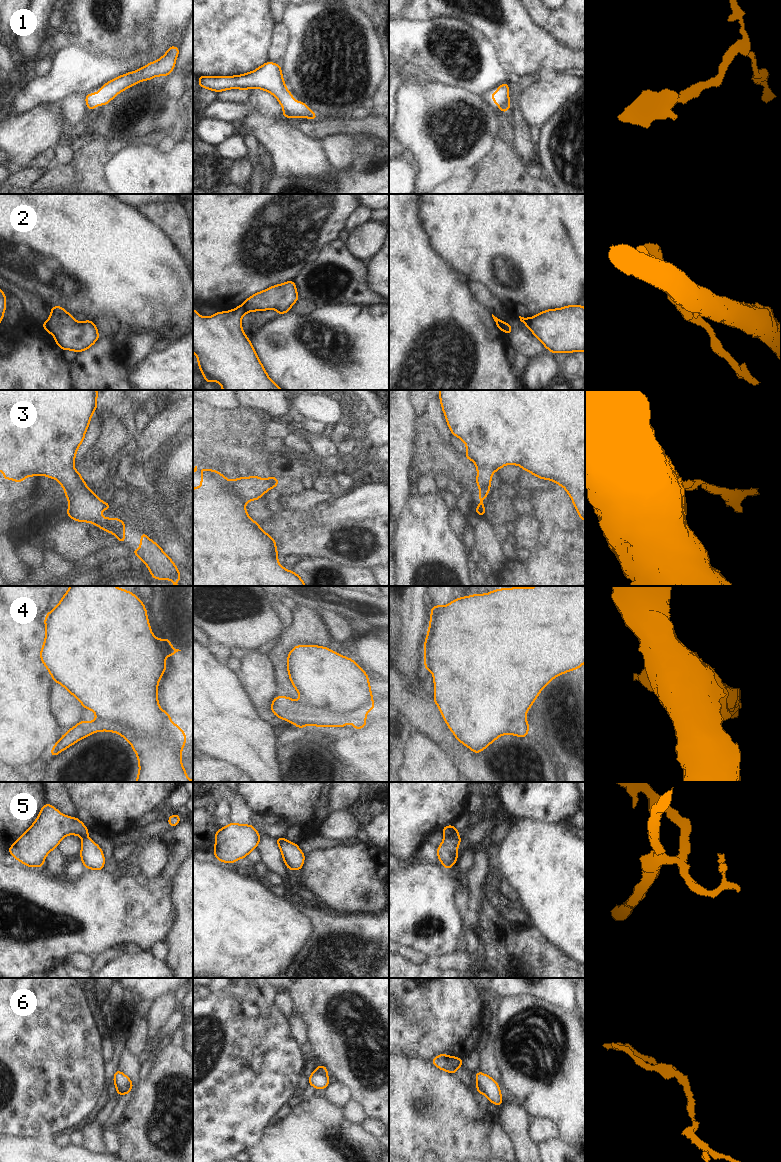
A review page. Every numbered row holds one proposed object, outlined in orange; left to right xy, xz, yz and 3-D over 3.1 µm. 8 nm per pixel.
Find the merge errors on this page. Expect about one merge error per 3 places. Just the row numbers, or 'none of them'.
2, 4, 5, 6

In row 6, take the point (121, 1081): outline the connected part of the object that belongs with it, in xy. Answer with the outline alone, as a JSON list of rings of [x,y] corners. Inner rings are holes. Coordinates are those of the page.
[[[117,1069],[114,1074],[113,1082],[115,1083],[117,1089],[117,1095],[121,1096],[125,1094],[124,1089],[128,1086],[130,1079],[127,1075]]]

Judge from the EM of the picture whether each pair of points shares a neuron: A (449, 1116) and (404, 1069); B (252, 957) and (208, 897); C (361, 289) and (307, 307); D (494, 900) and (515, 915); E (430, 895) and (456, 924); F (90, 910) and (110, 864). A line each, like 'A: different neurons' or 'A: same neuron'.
A: same neuron
B: same neuron
C: different neurons
D: same neuron
E: same neuron
F: different neurons

